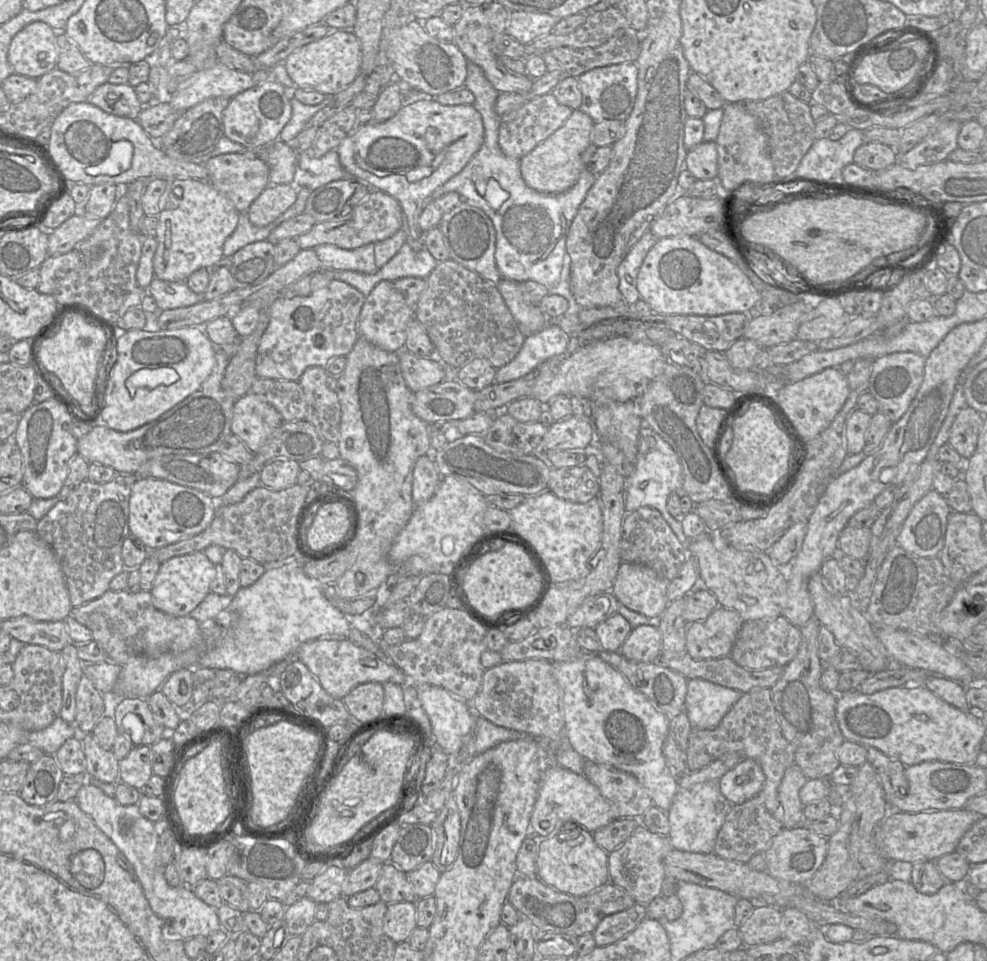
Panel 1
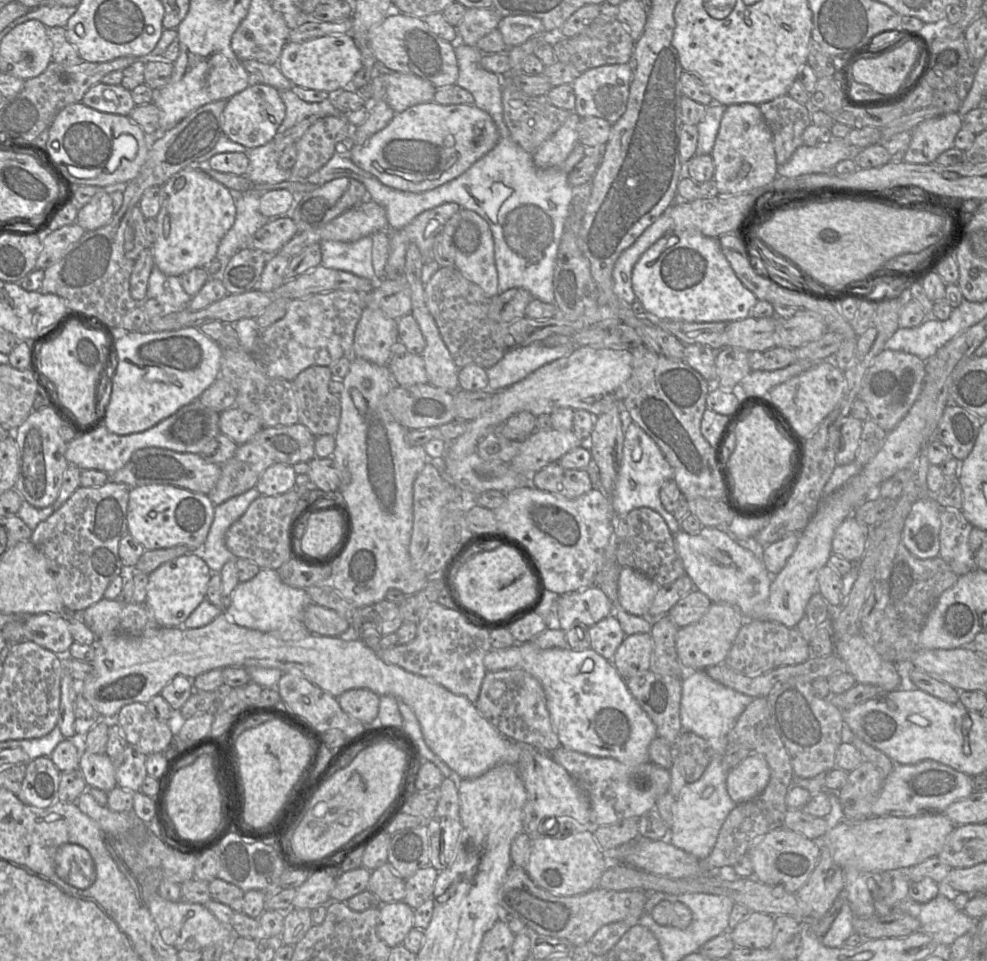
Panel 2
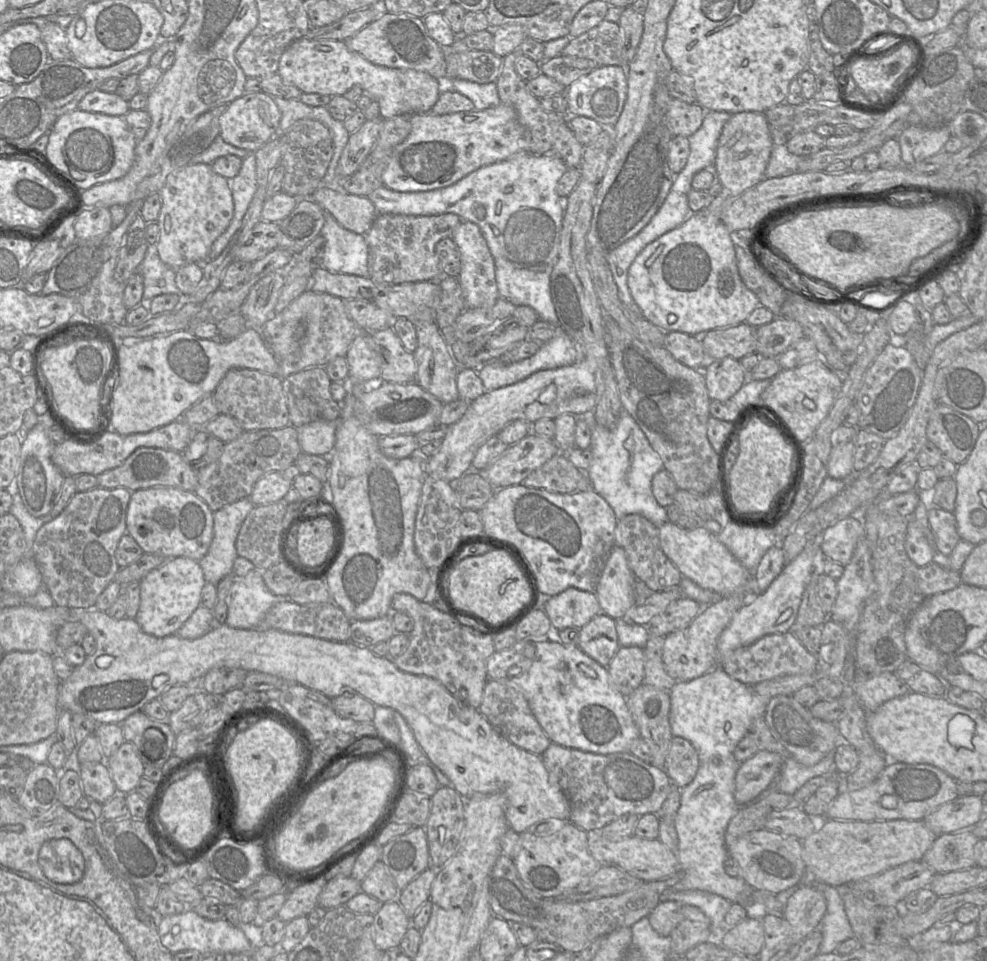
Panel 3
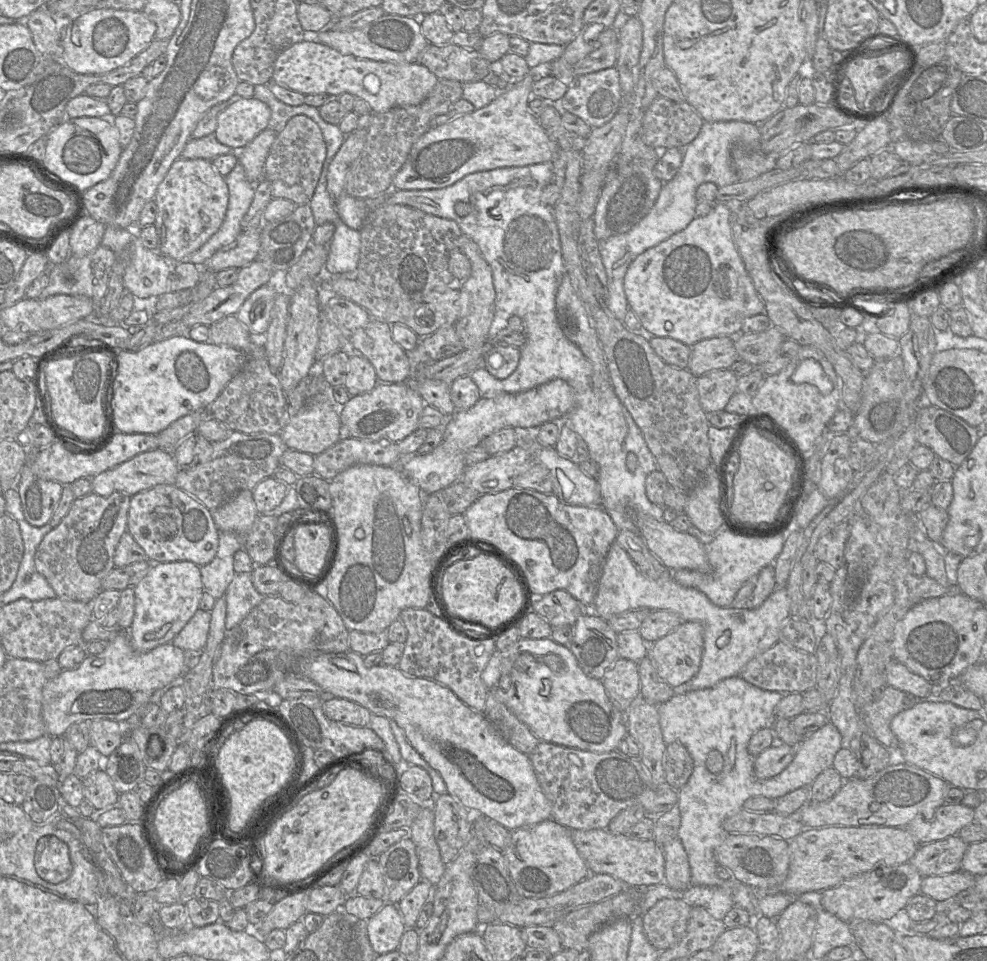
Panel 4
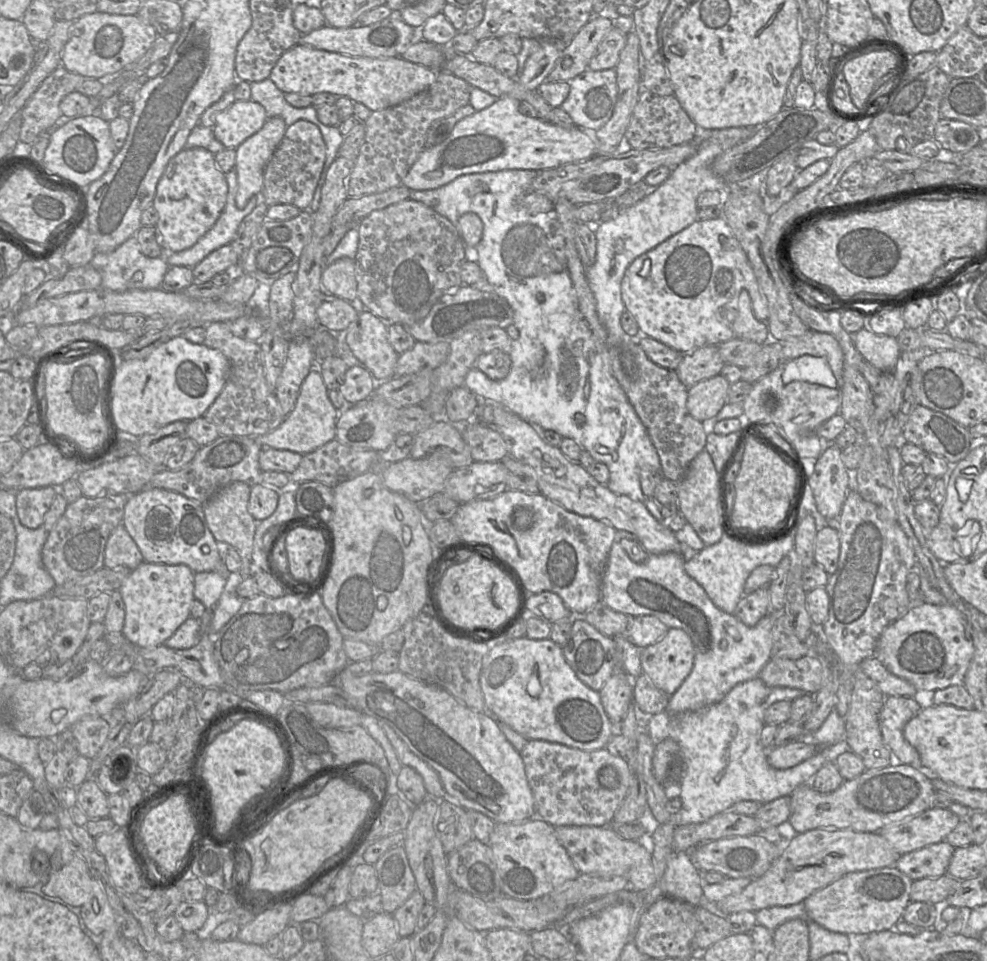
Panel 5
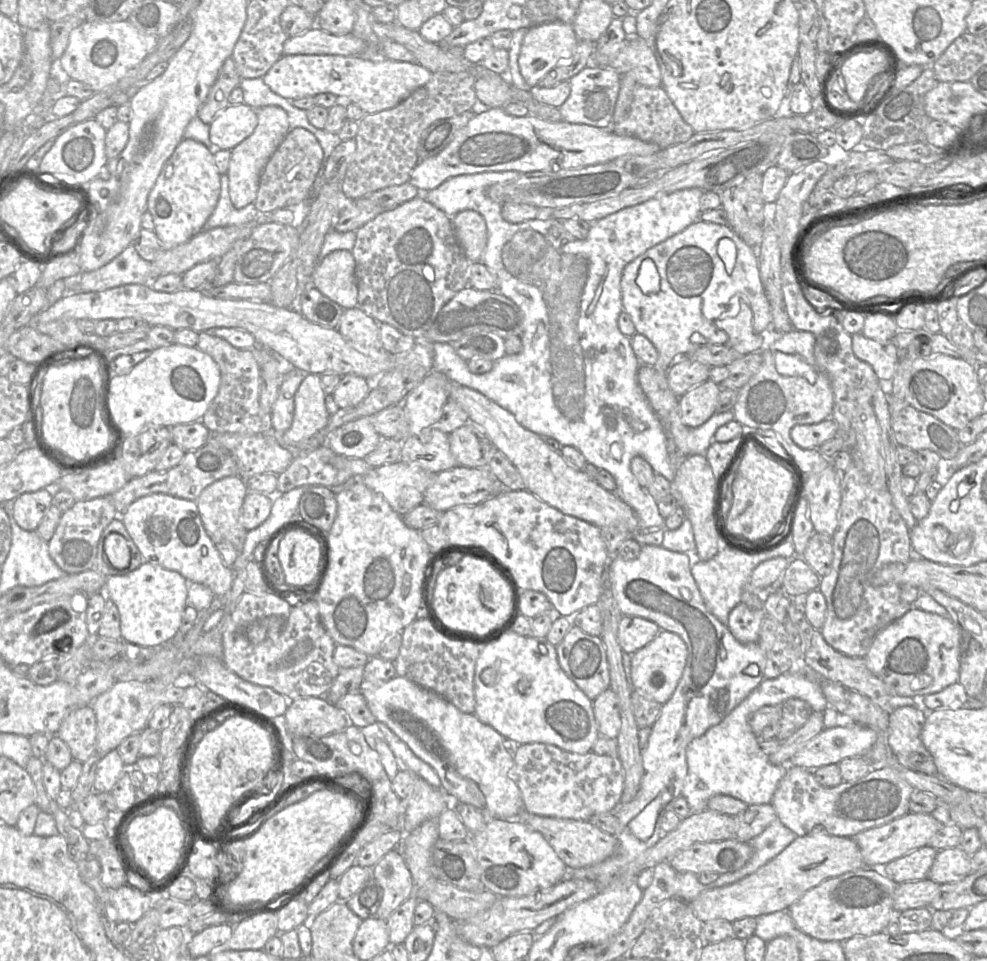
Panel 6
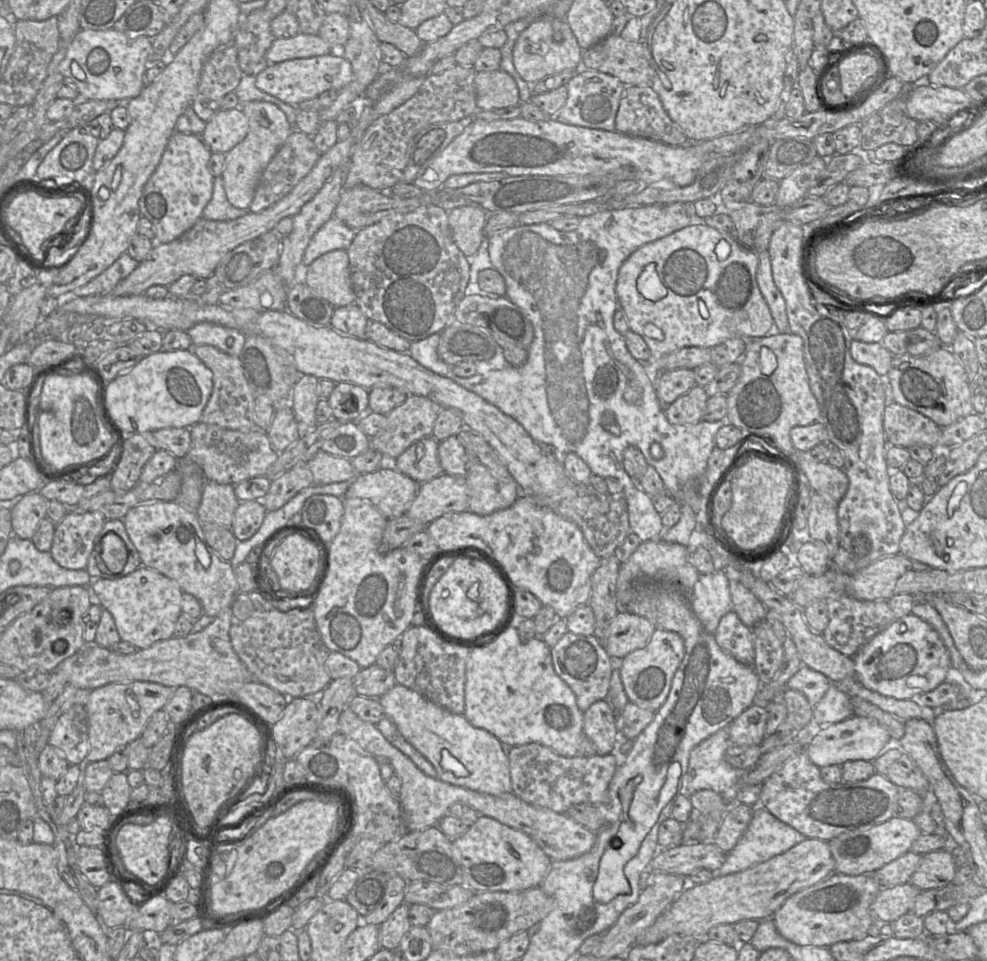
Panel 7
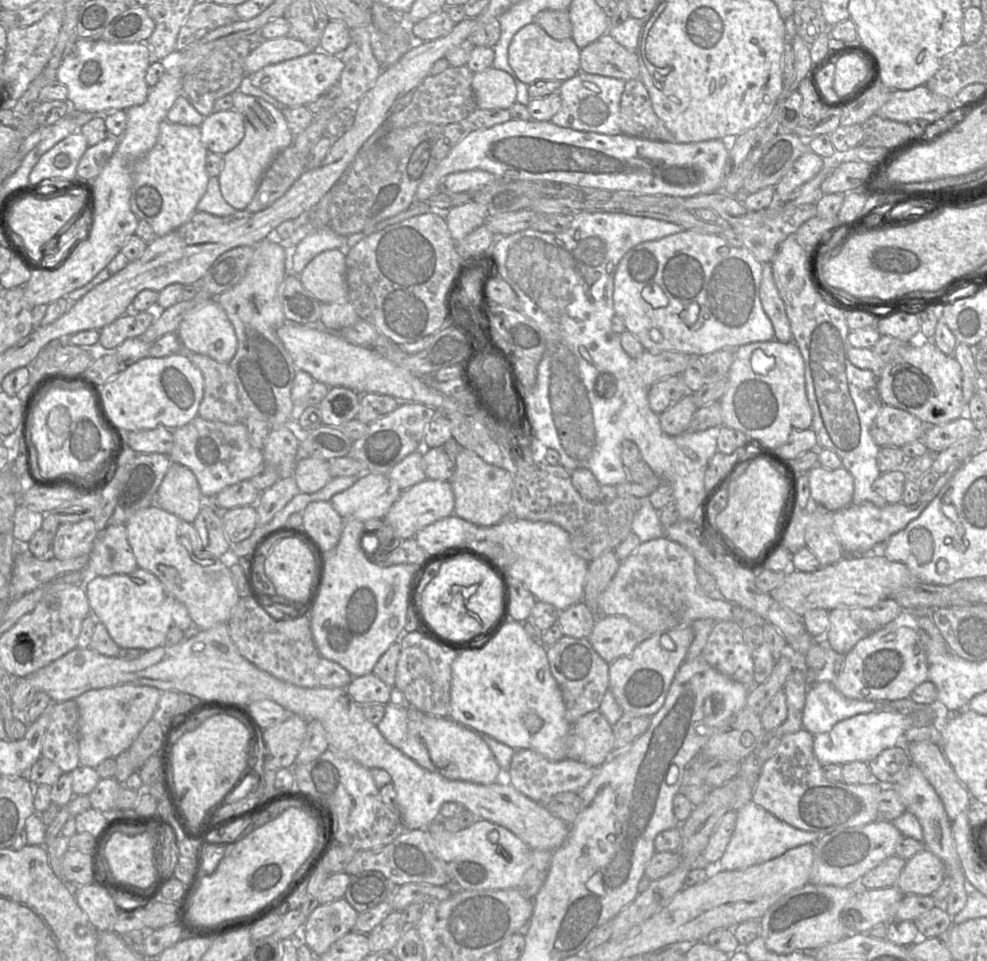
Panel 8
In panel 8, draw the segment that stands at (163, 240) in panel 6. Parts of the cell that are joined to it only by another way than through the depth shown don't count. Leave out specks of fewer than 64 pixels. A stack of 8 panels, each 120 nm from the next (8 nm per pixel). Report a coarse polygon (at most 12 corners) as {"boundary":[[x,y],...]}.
{"boundary":[[164,120],[134,165],[131,210],[156,237],[210,179],[200,127]]}

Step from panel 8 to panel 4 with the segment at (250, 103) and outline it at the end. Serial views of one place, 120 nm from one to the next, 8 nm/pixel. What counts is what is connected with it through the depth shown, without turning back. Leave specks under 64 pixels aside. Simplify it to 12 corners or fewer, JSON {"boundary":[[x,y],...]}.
{"boundary":[[268,127],[239,151],[250,183],[264,179],[277,132]]}

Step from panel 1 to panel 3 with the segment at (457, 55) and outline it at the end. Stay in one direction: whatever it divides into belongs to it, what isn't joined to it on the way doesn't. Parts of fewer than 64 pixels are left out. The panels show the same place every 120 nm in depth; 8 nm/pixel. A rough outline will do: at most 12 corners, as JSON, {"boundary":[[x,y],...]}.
{"boundary":[[381,13],[344,40],[369,62],[445,79],[423,19]]}

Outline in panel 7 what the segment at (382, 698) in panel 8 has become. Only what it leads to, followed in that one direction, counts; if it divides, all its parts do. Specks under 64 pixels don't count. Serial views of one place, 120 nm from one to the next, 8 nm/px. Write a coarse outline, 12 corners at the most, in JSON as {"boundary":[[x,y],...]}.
{"boundary":[[376,663],[352,678],[355,693],[379,699],[395,684]]}

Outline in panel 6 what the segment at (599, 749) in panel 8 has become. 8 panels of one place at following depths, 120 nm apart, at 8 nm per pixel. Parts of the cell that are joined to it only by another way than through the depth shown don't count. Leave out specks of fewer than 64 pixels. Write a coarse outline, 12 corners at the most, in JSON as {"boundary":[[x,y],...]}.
{"boundary":[[611,688],[593,700],[600,736],[616,739],[619,699]]}

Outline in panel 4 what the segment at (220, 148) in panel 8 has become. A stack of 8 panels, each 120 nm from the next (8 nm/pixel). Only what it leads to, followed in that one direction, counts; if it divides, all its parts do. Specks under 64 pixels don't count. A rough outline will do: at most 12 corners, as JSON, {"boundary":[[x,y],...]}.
{"boundary":[[255,97],[230,100],[215,136],[243,149],[269,127]]}

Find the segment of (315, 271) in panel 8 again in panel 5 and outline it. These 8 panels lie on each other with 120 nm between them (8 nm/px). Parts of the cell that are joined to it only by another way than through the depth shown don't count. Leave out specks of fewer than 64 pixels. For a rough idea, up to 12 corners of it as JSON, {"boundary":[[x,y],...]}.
{"boundary":[[343,257],[326,266],[324,291],[352,303],[357,297],[354,259]]}

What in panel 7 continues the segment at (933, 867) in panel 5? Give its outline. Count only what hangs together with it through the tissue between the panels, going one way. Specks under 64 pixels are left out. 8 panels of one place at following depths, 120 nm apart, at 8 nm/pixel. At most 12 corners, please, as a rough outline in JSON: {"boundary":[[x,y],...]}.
{"boundary":[[908,851],[874,872],[881,889],[910,883],[922,856]]}

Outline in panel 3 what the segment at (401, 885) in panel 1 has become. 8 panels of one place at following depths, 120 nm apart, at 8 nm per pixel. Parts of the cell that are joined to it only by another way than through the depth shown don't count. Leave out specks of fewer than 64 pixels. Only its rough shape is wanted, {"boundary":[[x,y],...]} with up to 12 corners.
{"boundary":[[376,862],[361,891],[381,903],[400,893],[389,868]]}

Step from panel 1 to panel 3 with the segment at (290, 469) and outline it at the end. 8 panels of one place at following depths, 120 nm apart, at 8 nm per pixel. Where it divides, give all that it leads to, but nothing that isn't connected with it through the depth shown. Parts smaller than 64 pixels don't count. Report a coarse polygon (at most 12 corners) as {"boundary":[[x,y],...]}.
{"boundary":[[274,471],[262,476],[250,495],[252,503],[278,502],[293,481]]}

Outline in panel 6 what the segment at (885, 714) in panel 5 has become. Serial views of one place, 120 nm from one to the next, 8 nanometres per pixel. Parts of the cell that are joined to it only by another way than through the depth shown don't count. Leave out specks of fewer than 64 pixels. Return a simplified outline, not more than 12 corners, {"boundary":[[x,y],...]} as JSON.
{"boundary":[[889,713],[887,743],[903,767],[940,776],[921,741],[925,714]]}

